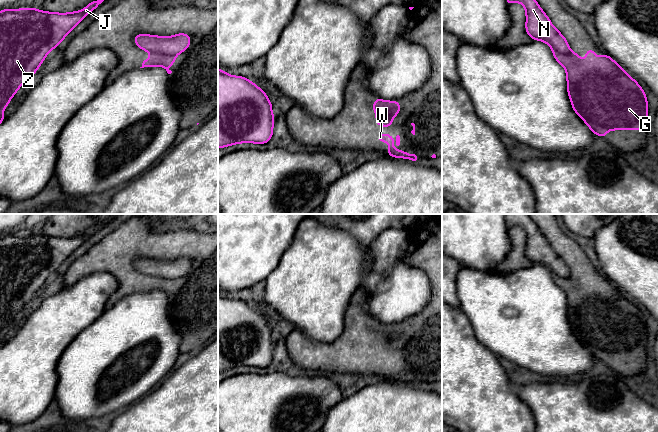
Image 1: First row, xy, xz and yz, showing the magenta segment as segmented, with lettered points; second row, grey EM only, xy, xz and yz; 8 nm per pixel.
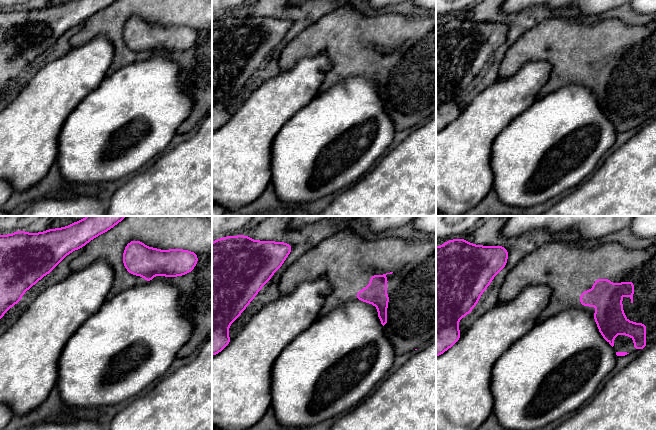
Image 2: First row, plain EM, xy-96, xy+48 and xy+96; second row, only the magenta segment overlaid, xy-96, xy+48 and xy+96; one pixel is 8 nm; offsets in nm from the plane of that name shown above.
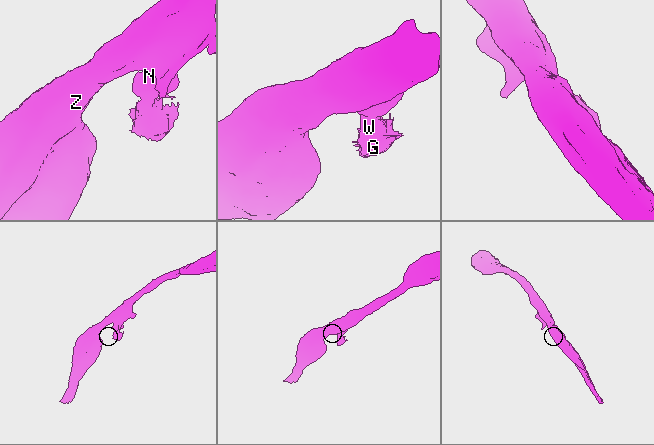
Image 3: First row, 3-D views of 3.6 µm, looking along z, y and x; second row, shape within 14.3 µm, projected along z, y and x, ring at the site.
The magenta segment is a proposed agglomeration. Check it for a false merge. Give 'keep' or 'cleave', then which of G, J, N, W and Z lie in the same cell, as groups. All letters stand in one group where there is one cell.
cleave | G W / J N Z

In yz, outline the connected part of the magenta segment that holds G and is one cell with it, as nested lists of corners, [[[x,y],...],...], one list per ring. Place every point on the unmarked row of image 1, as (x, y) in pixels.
[[[586,273],[584,287],[578,277],[553,275],[553,280],[566,294],[567,315],[574,336],[582,342],[592,356],[605,362],[609,354],[646,355],[648,326],[646,318],[636,304],[606,277],[596,281],[593,273]]]

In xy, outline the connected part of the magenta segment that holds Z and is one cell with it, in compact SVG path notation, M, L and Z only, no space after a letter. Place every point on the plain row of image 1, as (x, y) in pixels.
M111 218L94 224L83 234L72 237L45 236L35 232L0 235L0 348L6 342L2 335L22 308L36 297L47 278L56 272L92 234L110 220Z

